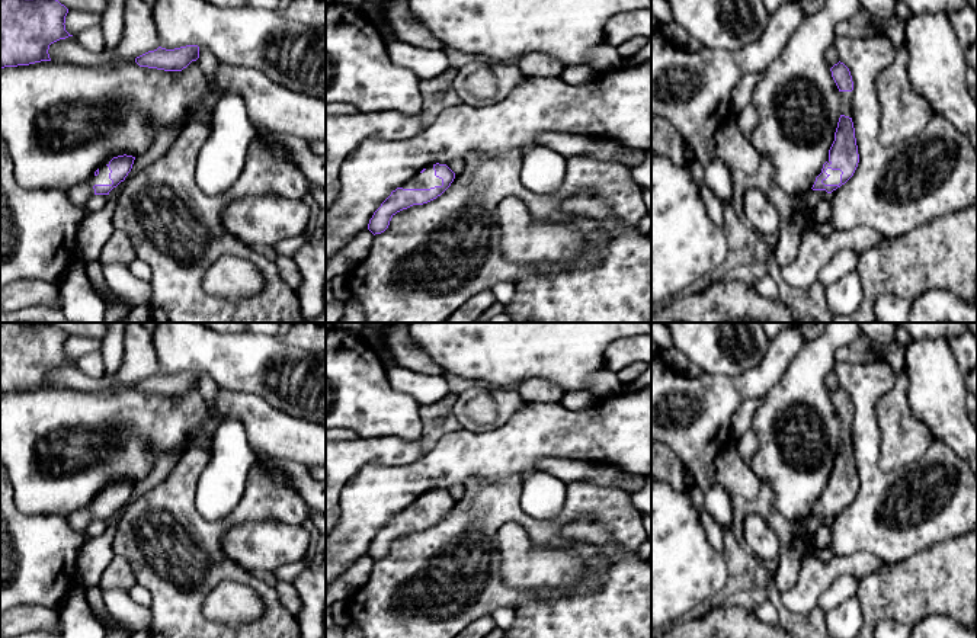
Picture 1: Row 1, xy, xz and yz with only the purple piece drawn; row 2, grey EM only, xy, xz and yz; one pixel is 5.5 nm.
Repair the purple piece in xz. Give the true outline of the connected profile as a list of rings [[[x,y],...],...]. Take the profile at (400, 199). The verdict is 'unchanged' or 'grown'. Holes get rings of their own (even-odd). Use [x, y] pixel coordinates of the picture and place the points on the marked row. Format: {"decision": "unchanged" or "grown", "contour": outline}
{"decision": "grown", "contour": [[[433,164],[404,182],[381,203],[369,219],[368,230],[384,233],[391,218],[413,205],[427,203],[441,196],[454,182],[455,173],[446,164]]]}

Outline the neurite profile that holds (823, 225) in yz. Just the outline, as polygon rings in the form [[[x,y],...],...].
[[[817,190],[820,193],[820,201],[814,208],[814,227],[813,230],[823,237],[830,235],[836,228],[830,218],[830,199],[826,190]]]

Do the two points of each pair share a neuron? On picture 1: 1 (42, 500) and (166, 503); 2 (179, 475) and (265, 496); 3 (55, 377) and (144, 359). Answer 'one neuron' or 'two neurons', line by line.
1: two neurons
2: one neuron
3: one neuron

